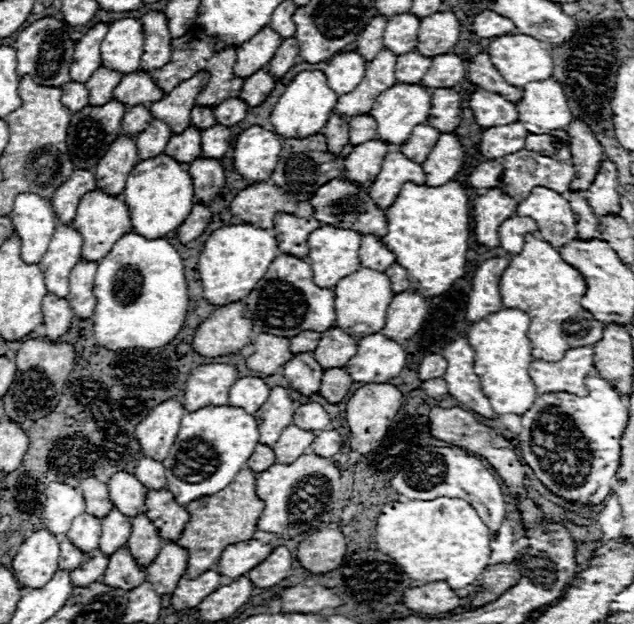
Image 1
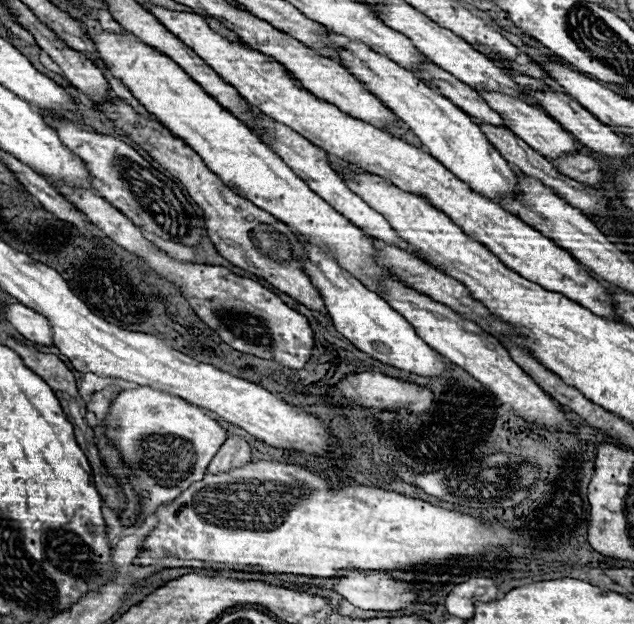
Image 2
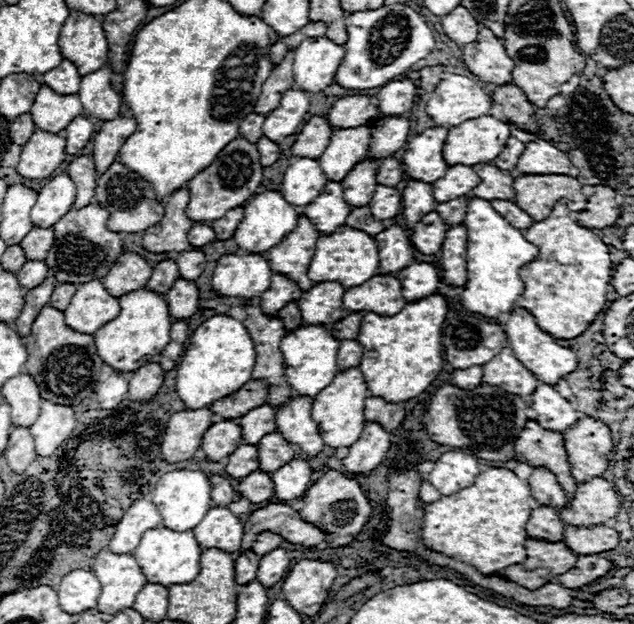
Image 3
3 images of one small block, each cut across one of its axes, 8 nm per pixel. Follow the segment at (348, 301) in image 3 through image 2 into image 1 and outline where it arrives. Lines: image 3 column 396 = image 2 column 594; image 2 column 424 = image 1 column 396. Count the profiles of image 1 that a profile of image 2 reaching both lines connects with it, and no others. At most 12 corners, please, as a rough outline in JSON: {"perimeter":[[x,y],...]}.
{"perimeter":[[388,152],[370,198],[380,210],[394,204],[406,182],[424,184],[420,164]]}

